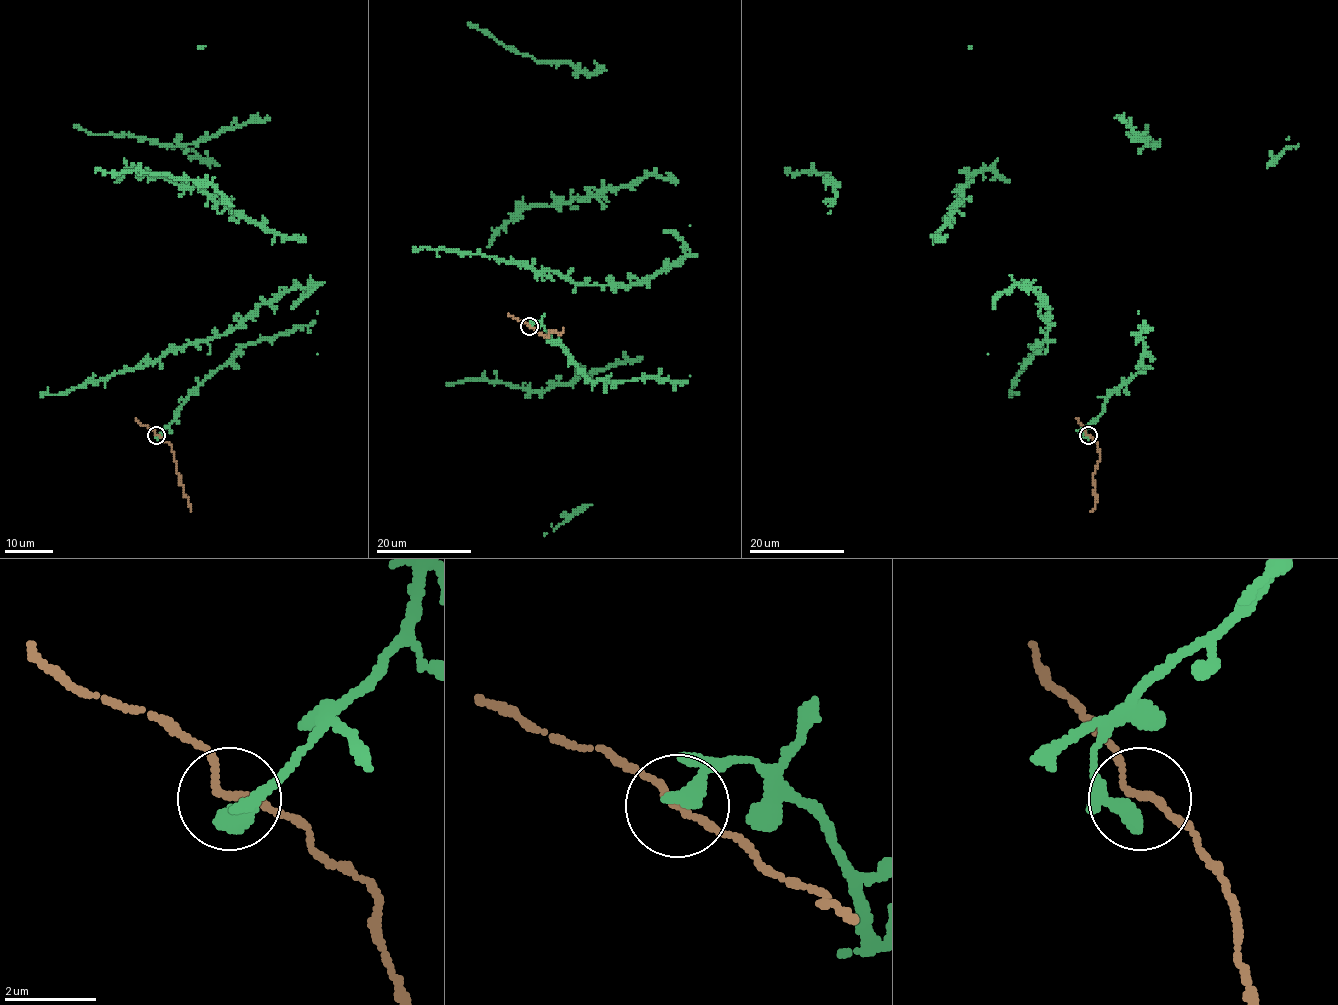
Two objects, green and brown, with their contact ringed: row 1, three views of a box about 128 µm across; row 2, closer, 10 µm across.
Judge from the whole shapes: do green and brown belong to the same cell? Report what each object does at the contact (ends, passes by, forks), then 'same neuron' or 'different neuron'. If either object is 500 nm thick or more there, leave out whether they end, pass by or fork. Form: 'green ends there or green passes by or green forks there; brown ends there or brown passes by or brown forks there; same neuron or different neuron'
green passes by; brown passes by; same neuron

